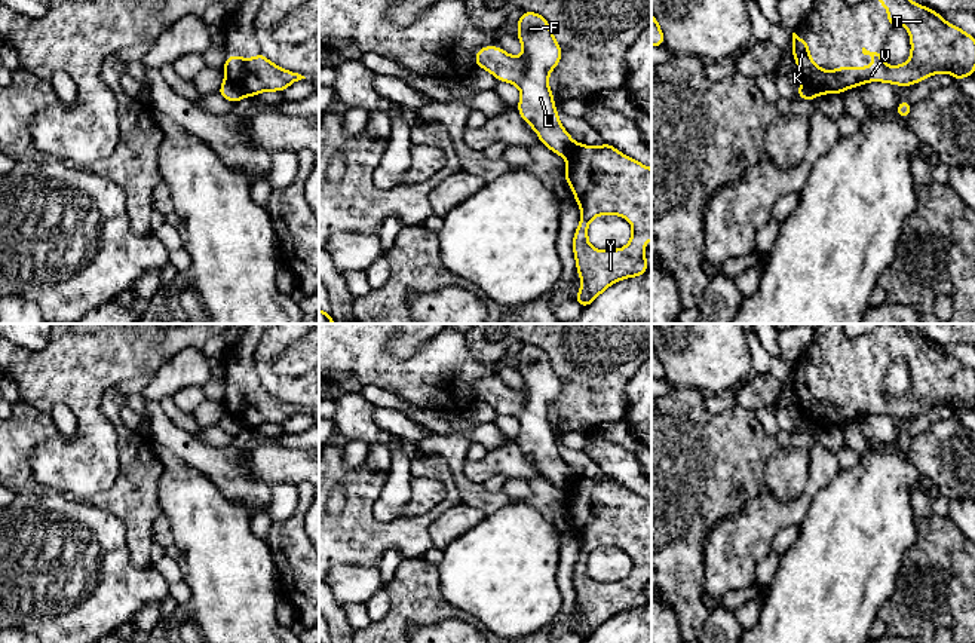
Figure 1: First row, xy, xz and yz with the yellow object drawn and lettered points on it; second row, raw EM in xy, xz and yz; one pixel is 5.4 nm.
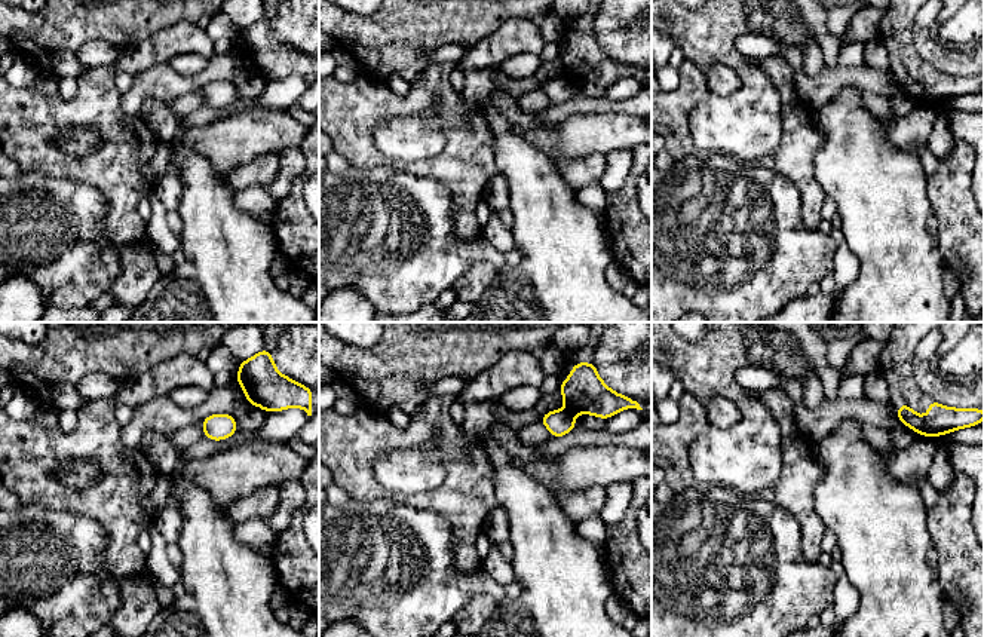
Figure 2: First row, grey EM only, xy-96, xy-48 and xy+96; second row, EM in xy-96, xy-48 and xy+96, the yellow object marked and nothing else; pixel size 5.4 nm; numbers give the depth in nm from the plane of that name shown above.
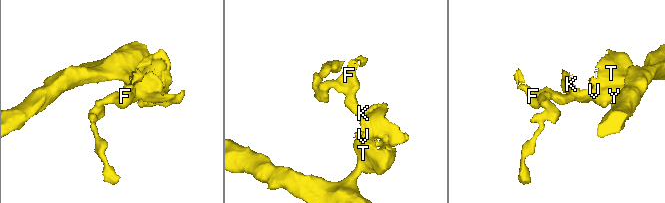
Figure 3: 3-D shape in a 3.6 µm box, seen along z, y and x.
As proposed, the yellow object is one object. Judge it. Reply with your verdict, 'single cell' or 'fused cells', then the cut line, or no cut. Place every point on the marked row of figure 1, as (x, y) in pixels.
fused cells | xy (226, 77), (245, 95)

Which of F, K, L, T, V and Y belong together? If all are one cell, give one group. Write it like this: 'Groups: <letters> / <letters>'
Groups: F L / K T V Y

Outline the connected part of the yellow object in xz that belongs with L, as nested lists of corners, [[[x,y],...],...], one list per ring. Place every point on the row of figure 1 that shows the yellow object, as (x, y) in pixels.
[[[522,12],[516,27],[524,55],[512,56],[499,46],[487,46],[476,52],[476,67],[521,89],[516,105],[521,117],[537,132],[542,144],[565,157],[577,144],[562,128],[548,86],[549,73],[562,56],[561,48],[540,13]]]

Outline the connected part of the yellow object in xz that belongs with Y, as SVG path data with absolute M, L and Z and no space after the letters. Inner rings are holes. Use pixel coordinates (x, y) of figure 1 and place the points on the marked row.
M605 141L601 148L577 144L565 160L564 178L582 211L573 252L582 278L574 300L585 309L614 282L650 270L644 241L651 241L651 169ZM601 214L631 220L632 238L625 248L600 251L588 244L588 224Z

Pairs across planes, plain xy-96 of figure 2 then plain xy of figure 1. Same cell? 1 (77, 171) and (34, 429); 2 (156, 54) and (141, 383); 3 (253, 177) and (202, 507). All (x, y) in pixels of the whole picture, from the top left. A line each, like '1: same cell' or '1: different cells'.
1: same cell
2: different cells
3: different cells

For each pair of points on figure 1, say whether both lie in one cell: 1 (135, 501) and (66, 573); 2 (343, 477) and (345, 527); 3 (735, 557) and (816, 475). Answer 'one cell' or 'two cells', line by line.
1: two cells
2: one cell
3: one cell

